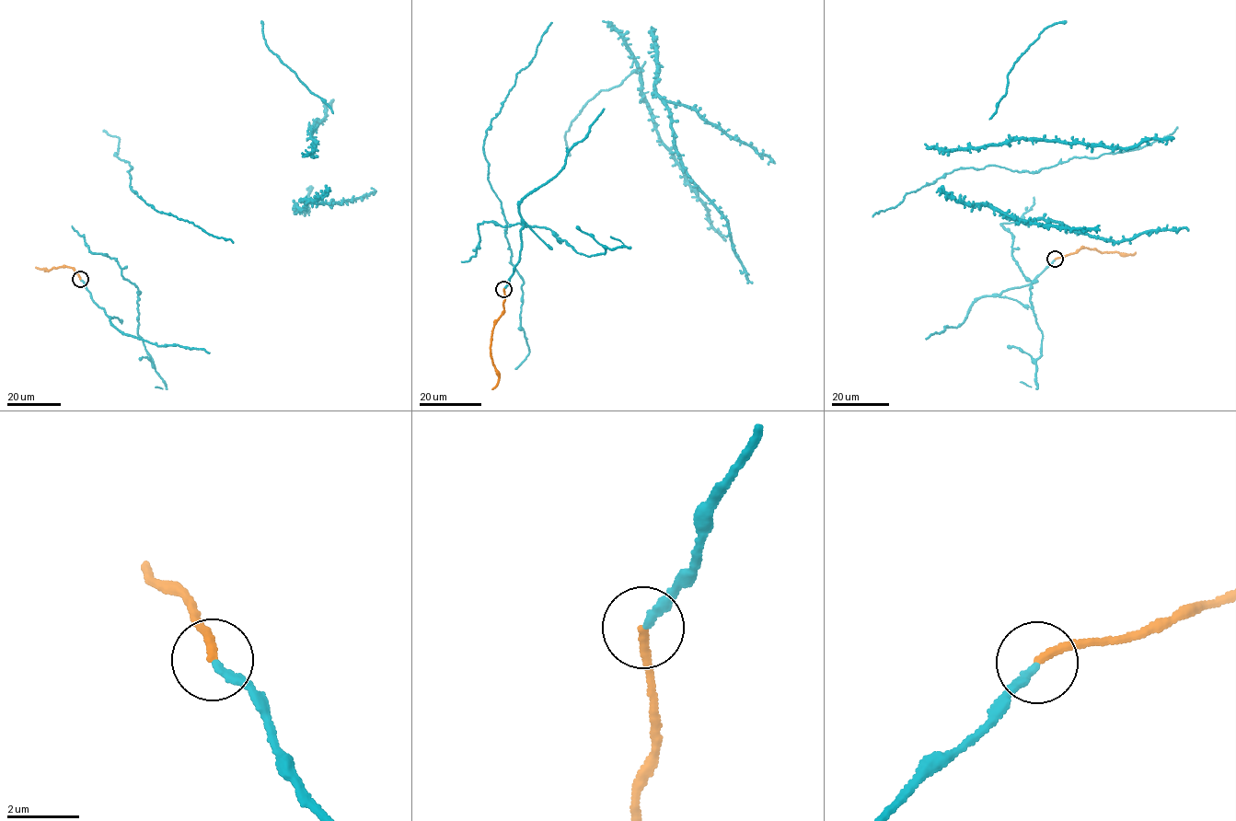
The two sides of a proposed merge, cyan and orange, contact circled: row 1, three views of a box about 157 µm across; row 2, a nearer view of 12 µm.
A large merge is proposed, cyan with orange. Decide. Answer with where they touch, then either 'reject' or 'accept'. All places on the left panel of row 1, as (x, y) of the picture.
place (80, 279); accept

